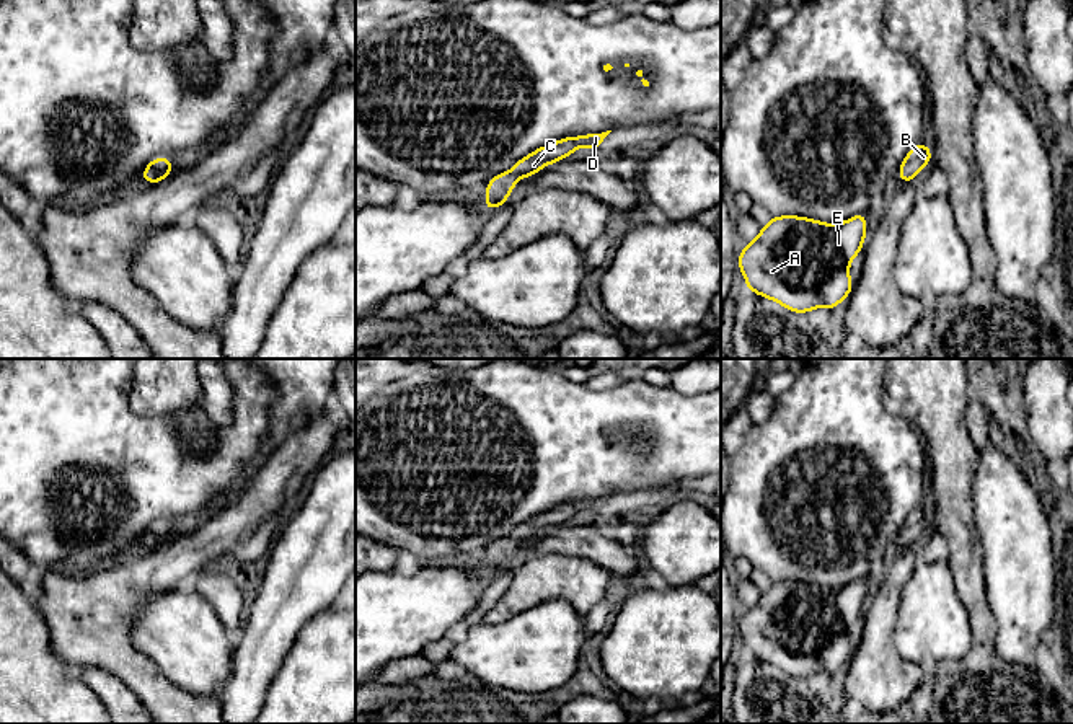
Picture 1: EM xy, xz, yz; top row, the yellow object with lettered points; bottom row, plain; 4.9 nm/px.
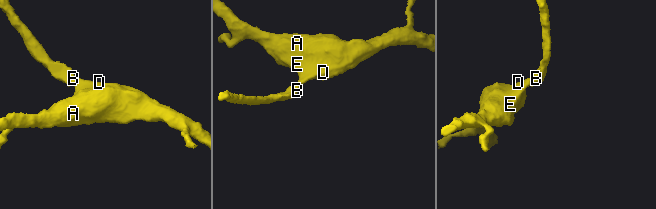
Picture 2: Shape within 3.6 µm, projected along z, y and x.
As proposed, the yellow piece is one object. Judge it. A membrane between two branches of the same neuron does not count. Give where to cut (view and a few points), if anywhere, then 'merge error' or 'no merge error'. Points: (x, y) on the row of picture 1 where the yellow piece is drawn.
no cut; no merge error

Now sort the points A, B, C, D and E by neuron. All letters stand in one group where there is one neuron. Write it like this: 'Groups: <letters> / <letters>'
Groups: A B C D E

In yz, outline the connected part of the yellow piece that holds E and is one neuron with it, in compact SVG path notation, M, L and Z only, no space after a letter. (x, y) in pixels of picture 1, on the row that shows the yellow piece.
M866 212L843 223L771 217L737 258L747 289L788 310L830 310L853 290L848 266L861 251Z

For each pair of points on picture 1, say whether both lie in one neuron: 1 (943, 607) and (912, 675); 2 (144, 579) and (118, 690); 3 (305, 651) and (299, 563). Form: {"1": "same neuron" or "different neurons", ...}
{"1": "different neurons", "2": "different neurons", "3": "different neurons"}

